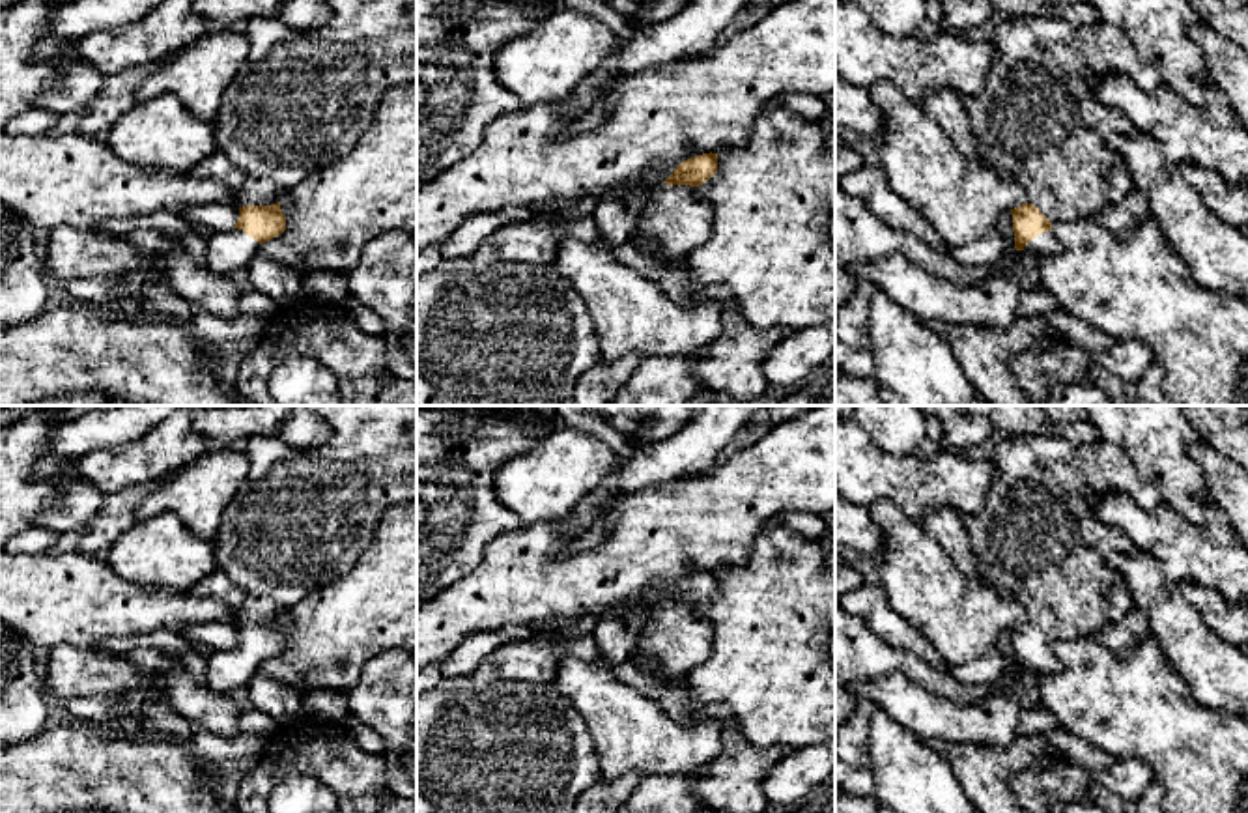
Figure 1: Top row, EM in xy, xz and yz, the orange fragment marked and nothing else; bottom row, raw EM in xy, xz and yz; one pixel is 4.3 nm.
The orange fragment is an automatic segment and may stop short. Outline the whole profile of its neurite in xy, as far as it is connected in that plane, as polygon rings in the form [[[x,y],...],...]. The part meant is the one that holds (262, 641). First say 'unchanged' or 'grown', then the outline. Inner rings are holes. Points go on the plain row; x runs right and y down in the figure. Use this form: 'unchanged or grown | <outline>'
grown | [[[295,406],[318,411],[333,426],[333,437],[316,449],[299,449],[269,435],[250,435],[241,447],[248,458],[248,473],[234,499],[226,506],[220,527],[215,535],[215,564],[222,570],[230,581],[245,592],[241,606],[237,607],[235,626],[239,628],[239,637],[234,647],[226,650],[217,650],[207,656],[207,688],[217,692],[228,692],[247,686],[250,678],[260,671],[260,663],[278,656],[286,649],[286,635],[280,628],[280,619],[301,604],[316,589],[327,587],[344,574],[347,574],[366,548],[372,544],[383,516],[387,510],[398,503],[417,499],[417,406]]]

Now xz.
grown | [[[702,572],[680,581],[646,615],[635,654],[652,658],[661,671],[682,680],[712,652],[712,624],[697,615],[697,606],[717,591],[717,572]]]

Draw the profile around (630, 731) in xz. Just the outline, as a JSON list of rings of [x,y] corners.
[[[602,654],[596,660],[564,656],[555,688],[587,725],[602,779],[613,781],[628,772],[691,776],[706,772],[719,755],[719,714],[691,725],[676,723],[658,699],[618,682]]]

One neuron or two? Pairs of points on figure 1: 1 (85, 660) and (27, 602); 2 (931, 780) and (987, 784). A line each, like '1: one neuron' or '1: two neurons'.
1: two neurons
2: two neurons

